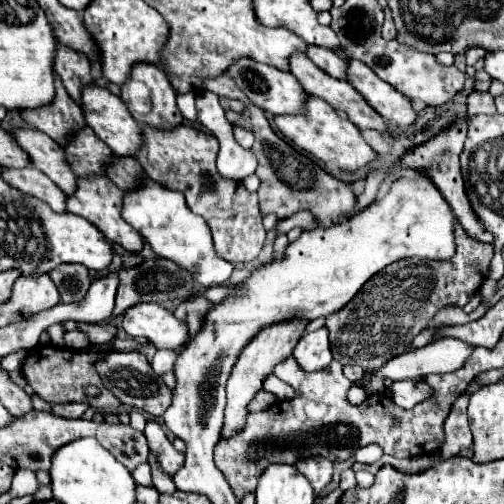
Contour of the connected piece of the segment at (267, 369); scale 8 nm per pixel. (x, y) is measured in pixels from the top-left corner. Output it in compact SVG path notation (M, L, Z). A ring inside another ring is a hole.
M290 317L278 323L272 323L268 327L264 327L238 355L236 365L232 367L232 373L228 377L228 385L226 385L226 393L228 393L228 405L226 405L226 417L224 417L224 427L222 427L222 437L228 437L232 433L238 433L244 425L244 419L248 415L246 405L252 401L252 397L260 391L260 385L264 381L264 377L268 377L272 373L272 367L278 361L284 361L288 355L292 355L294 345L298 343L298 339L302 337L304 329L308 327L310 321L306 321L306 317Z

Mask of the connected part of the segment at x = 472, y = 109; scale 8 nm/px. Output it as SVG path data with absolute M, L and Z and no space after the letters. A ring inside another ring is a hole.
M472 91L468 95L468 117L472 115L494 115L496 107L494 107L494 97L490 93L480 93L480 91Z

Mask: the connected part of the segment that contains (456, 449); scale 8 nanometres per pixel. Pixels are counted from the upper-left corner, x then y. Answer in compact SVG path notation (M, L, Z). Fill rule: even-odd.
M462 393L456 403L452 405L450 415L446 417L446 443L440 449L440 459L450 459L458 455L462 449L468 449L472 445L472 433L468 425L468 395Z

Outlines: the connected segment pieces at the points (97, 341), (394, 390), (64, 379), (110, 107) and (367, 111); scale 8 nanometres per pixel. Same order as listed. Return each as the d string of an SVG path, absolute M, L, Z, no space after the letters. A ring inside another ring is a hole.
M80 323L78 325L80 331L84 331L90 339L92 345L106 345L110 341L116 339L118 335L118 329L112 325L112 323L96 323L96 325L86 325L86 323Z
M406 379L392 383L392 387L386 389L386 395L398 407L414 407L418 401L424 401L430 395L430 387L424 383L424 379Z
M38 345L28 353L28 359L24 361L22 373L26 377L26 381L30 383L30 387L34 389L36 395L40 395L44 401L48 403L66 403L66 401L82 401L88 403L94 409L104 409L104 411L114 411L120 401L102 387L102 381L94 369L94 363L100 359L98 353L94 351L74 351L74 349L66 349L66 347L56 347L56 345ZM86 385L96 385L98 387L98 395L96 397L88 397L86 395Z
M86 85L82 89L82 111L86 123L94 129L94 133L114 151L114 153L126 153L126 155L136 155L142 143L142 129L140 125L132 119L130 111L122 103L120 97L112 95L108 89L98 87L98 85Z
M294 51L294 53L290 55L290 73L298 79L298 83L304 87L306 93L316 95L316 97L328 101L336 111L344 111L344 113L348 115L348 119L350 119L354 125L358 125L360 129L374 129L374 131L380 131L380 133L386 131L384 119L378 117L378 113L374 113L374 109L370 109L370 105L366 105L364 97L360 97L360 93L358 93L352 85L348 85L348 81L336 79L336 77L324 73L324 71L322 71L318 65L314 65L302 51Z

